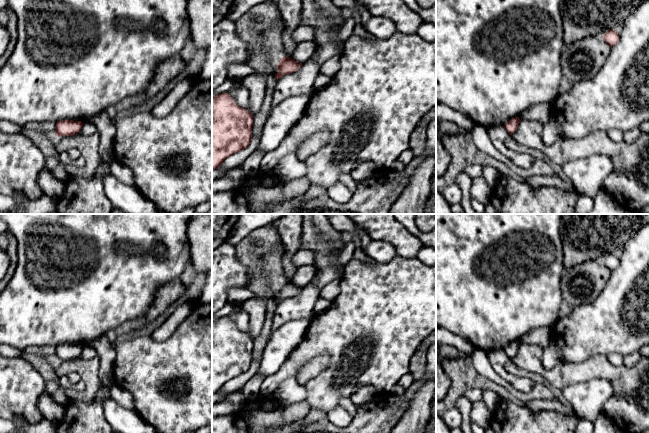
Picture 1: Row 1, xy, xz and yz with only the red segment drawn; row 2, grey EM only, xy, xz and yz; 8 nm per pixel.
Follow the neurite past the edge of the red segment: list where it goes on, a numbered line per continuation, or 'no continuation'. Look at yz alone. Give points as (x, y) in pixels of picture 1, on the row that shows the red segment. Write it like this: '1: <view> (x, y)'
no continuation

